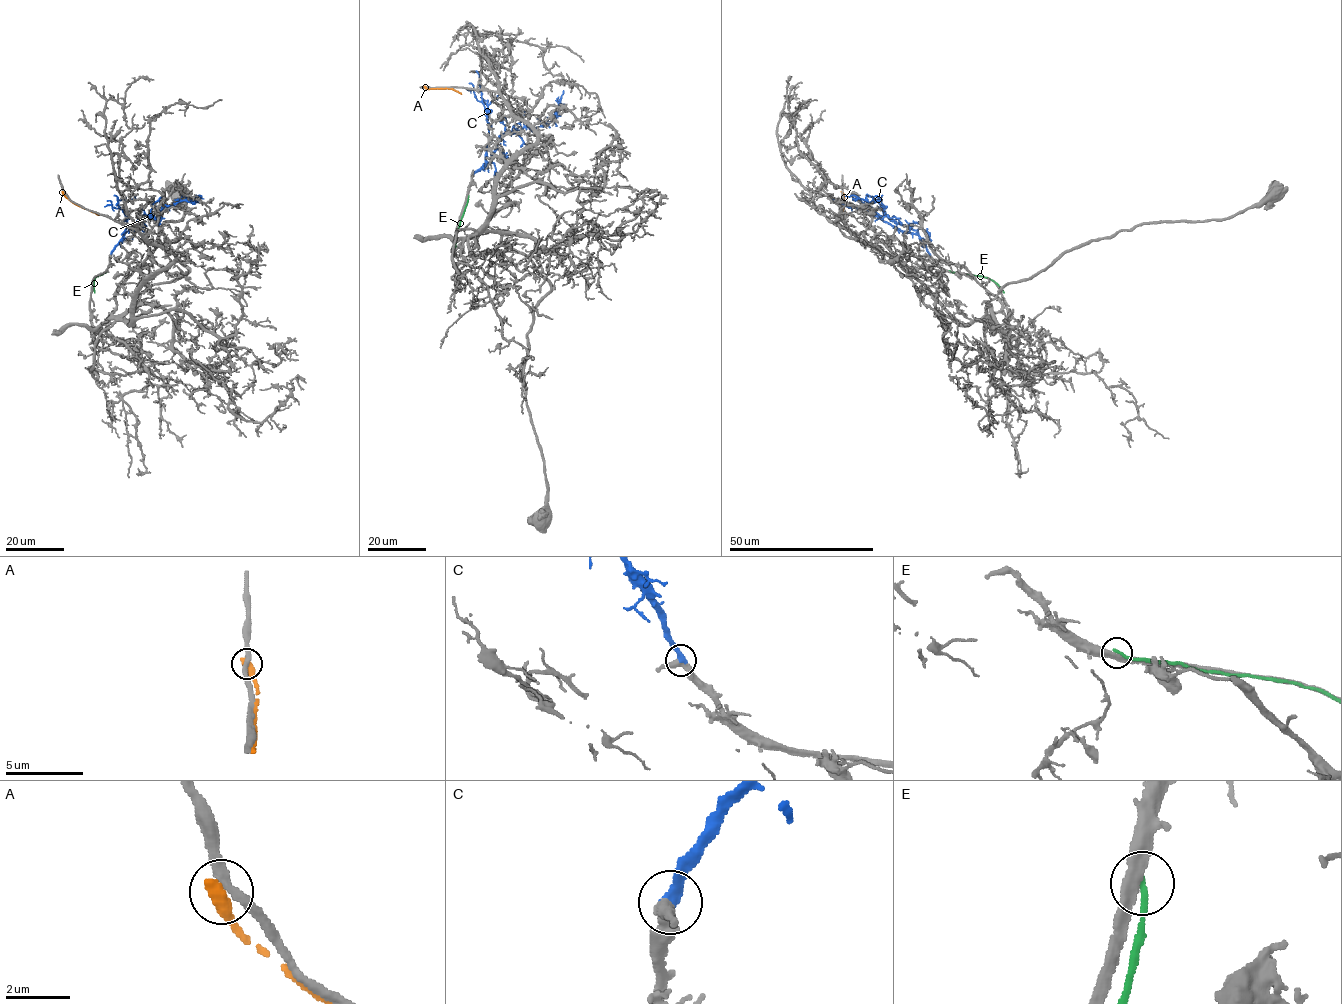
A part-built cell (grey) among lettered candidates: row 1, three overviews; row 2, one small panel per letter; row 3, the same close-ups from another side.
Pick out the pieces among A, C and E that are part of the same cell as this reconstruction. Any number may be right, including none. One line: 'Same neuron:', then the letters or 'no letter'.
Same neuron: C

